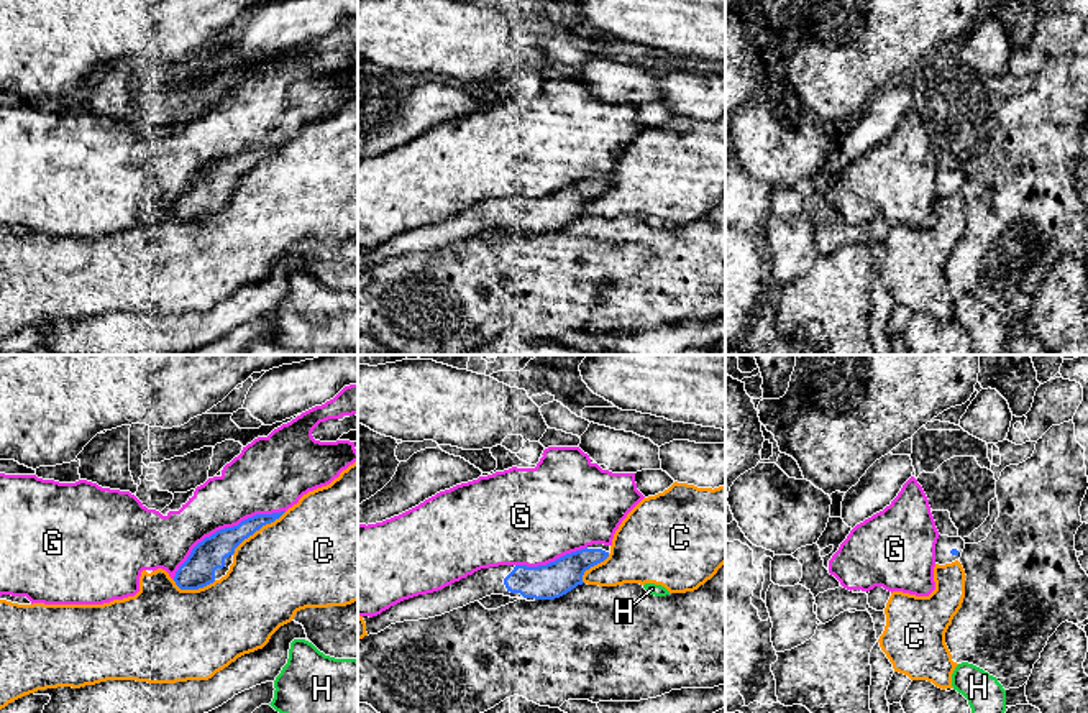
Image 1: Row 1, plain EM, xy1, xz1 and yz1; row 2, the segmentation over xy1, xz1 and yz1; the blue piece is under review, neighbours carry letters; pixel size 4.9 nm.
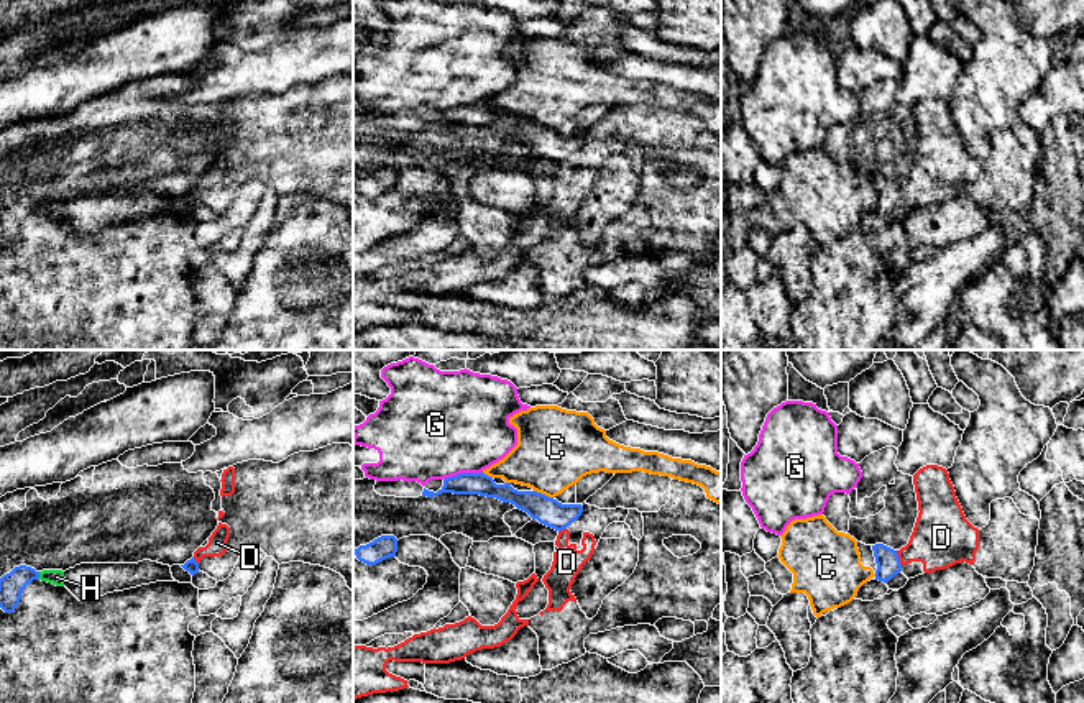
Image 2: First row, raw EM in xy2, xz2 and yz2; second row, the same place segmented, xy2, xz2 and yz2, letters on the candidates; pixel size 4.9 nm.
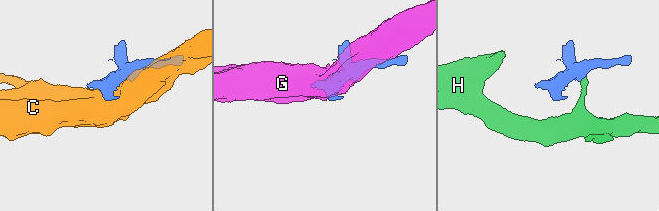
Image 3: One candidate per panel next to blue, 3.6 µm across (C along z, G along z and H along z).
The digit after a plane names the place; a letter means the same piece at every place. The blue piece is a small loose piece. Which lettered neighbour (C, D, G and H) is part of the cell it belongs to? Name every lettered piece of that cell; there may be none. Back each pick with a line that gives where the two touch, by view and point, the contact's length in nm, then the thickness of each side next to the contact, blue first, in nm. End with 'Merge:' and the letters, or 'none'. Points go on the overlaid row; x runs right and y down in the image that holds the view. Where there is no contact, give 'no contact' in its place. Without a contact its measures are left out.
Merge: none

